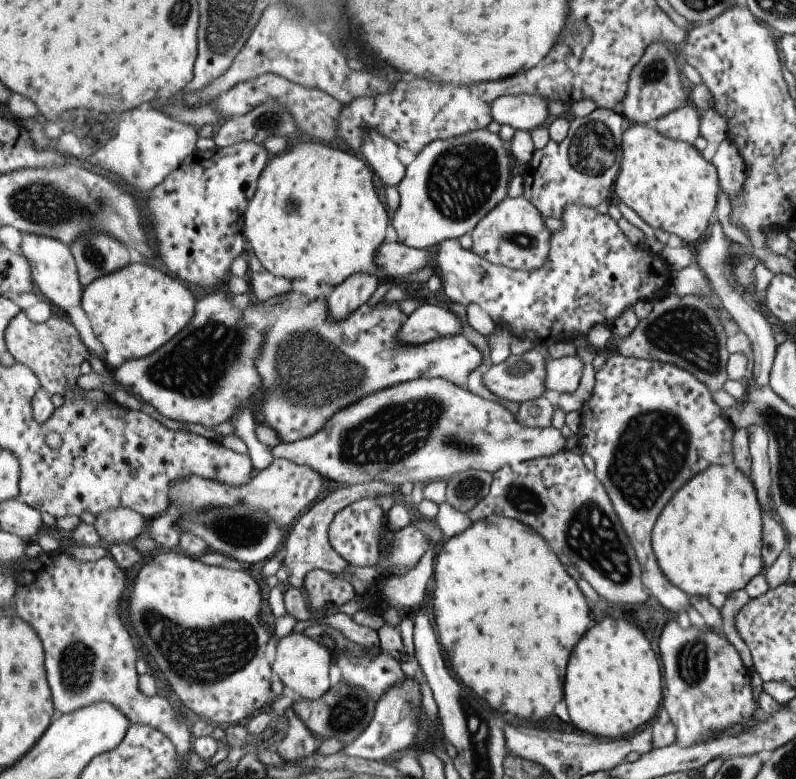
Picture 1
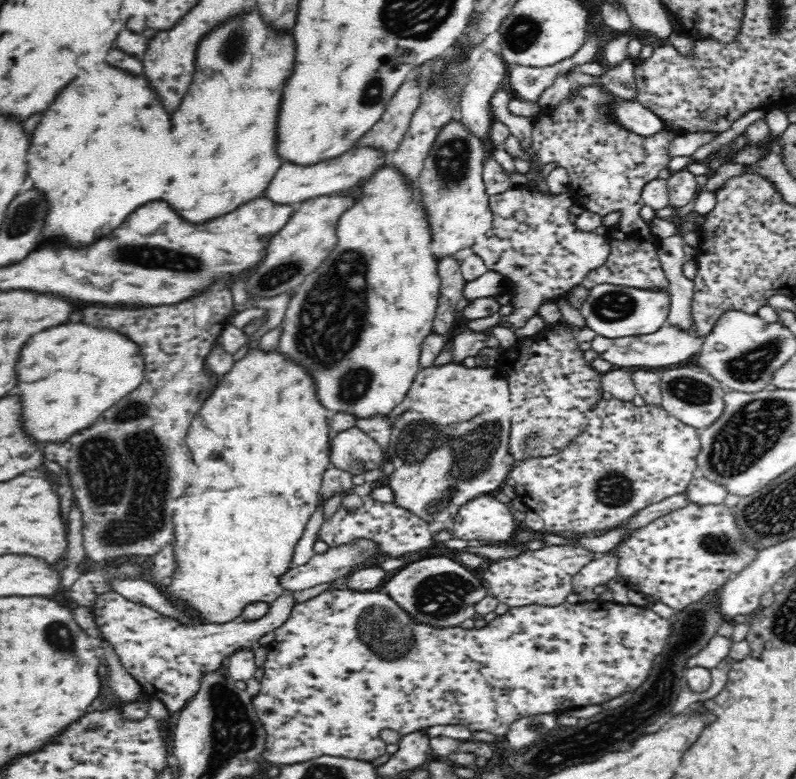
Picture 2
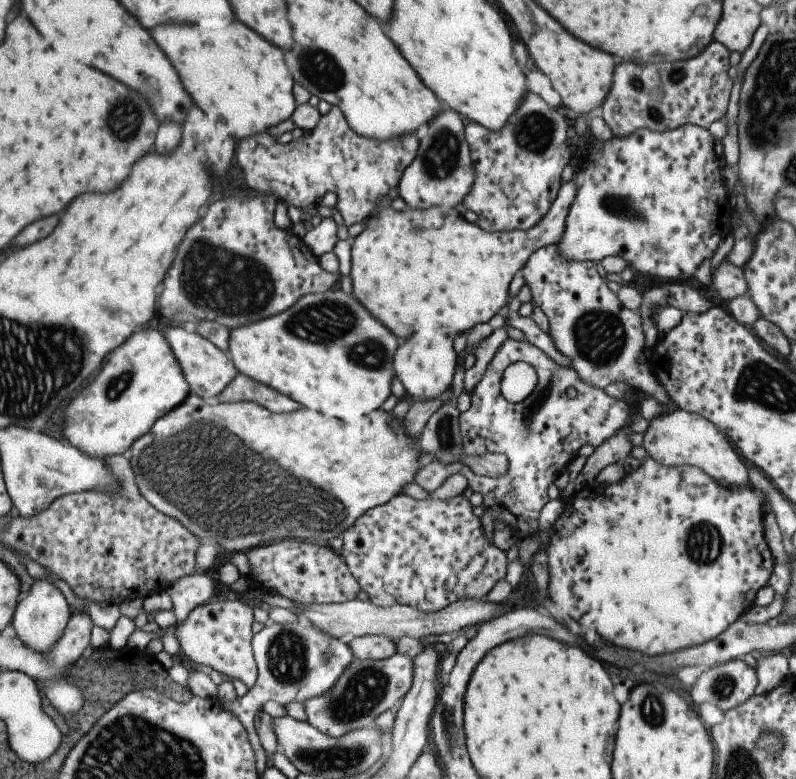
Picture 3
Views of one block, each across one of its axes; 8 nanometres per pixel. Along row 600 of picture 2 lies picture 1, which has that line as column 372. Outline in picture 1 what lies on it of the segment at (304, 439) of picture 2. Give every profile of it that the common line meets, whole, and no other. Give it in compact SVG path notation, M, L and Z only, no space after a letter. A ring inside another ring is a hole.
M289 142L287 148L266 162L256 182L256 189L247 203L242 235L261 266L281 278L303 278L313 284L325 282L333 286L353 273L374 274L379 282L389 277L377 270L375 251L385 238L389 216L373 189L372 172L359 155L323 146L319 142Z

